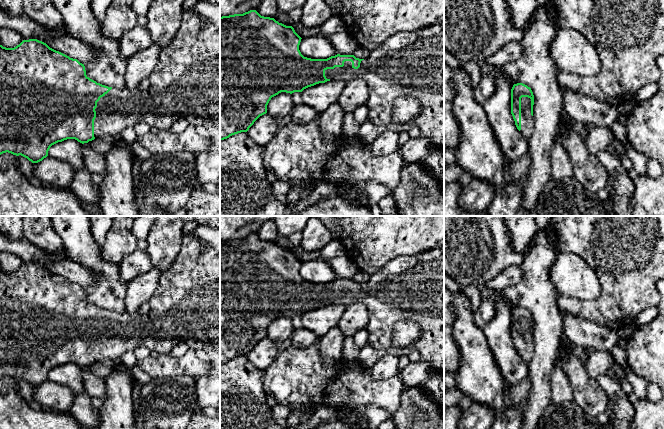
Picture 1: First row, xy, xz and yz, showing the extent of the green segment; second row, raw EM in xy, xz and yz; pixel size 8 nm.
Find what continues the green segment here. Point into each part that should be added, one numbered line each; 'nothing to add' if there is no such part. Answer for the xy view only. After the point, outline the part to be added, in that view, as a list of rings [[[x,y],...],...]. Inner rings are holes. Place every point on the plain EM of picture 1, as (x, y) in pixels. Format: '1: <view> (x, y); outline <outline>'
1: xy (185, 307); outline [[[184,234],[180,253],[170,268],[161,273],[158,287],[148,303],[150,310],[144,315],[112,312],[100,322],[95,333],[94,361],[119,361],[124,353],[139,346],[146,346],[159,354],[170,354],[174,347],[184,342],[188,349],[205,351],[213,367],[208,375],[195,378],[197,405],[201,408],[217,407],[220,404],[220,255],[195,234]]]

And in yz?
1: yz (527, 348); outline [[[521,322],[521,354],[520,357],[527,364],[532,360],[534,354],[533,340],[531,339],[531,323]]]

